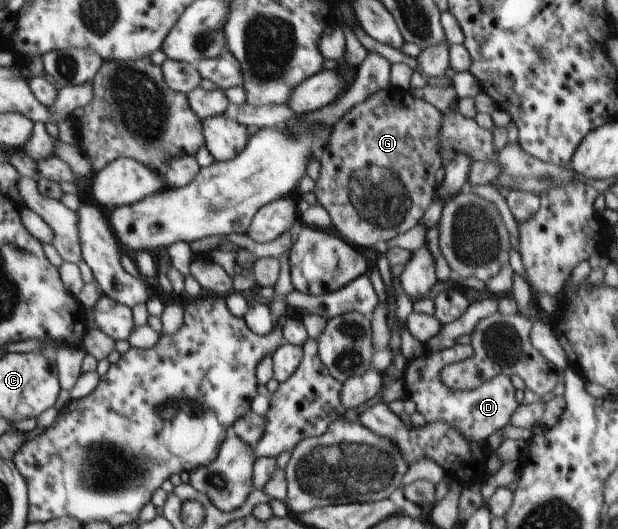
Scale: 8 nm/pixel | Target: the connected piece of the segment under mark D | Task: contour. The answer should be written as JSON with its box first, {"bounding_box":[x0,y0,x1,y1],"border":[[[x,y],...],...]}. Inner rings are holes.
{"bounding_box":[403,344,517,442],"border":[[[457,344],[443,351],[427,351],[419,358],[413,358],[406,363],[403,373],[407,396],[417,405],[417,412],[425,416],[427,423],[445,421],[454,426],[456,431],[471,442],[483,442],[490,434],[506,427],[513,416],[517,406],[515,388],[510,377],[503,373],[483,383],[470,391],[451,390],[443,384],[440,372],[447,365],[468,359],[474,354],[471,345]]]}

